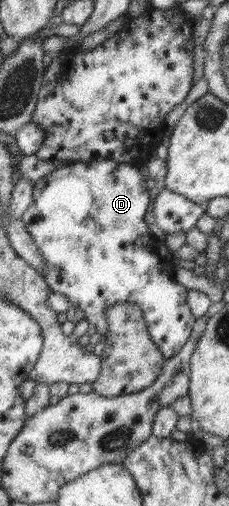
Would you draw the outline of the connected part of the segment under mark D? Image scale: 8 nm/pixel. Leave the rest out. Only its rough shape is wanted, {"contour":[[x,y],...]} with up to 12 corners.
{"contour":[[74,161],[21,221],[40,274],[107,334],[131,303],[164,358],[196,317],[144,222],[140,168]]}

